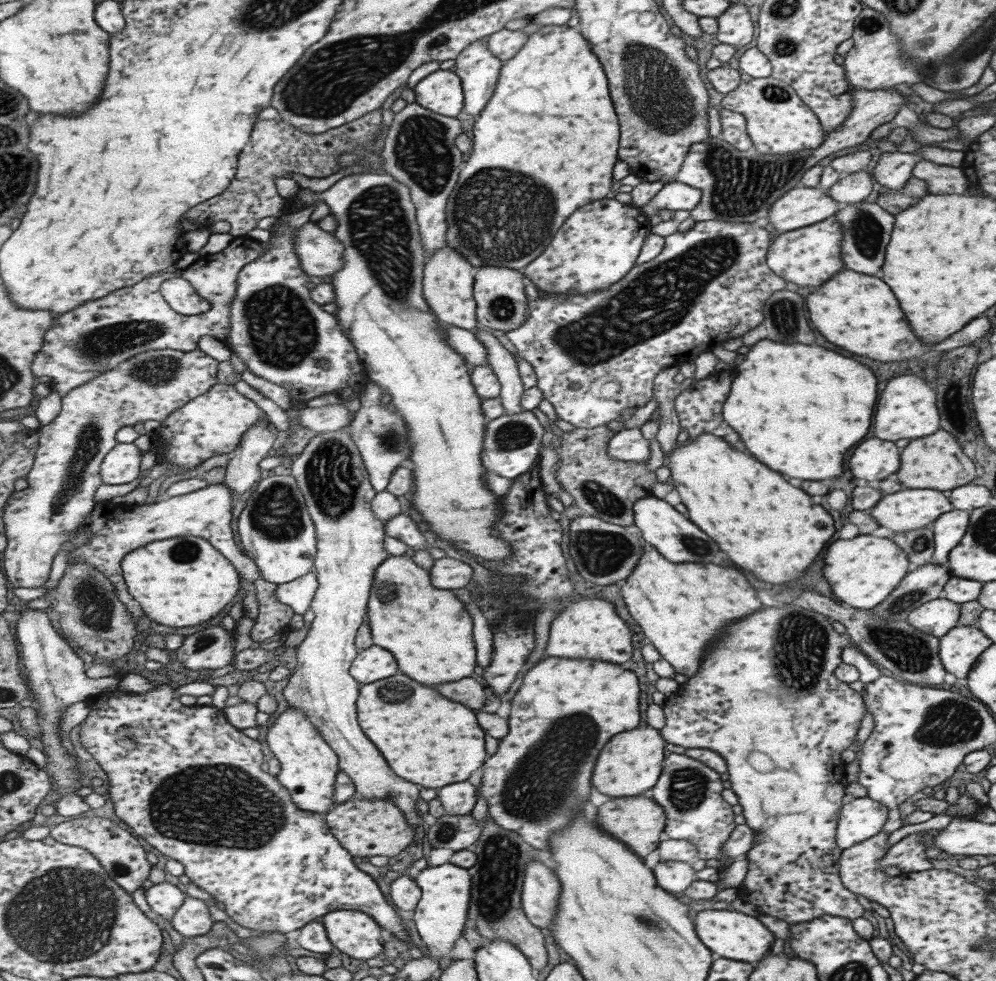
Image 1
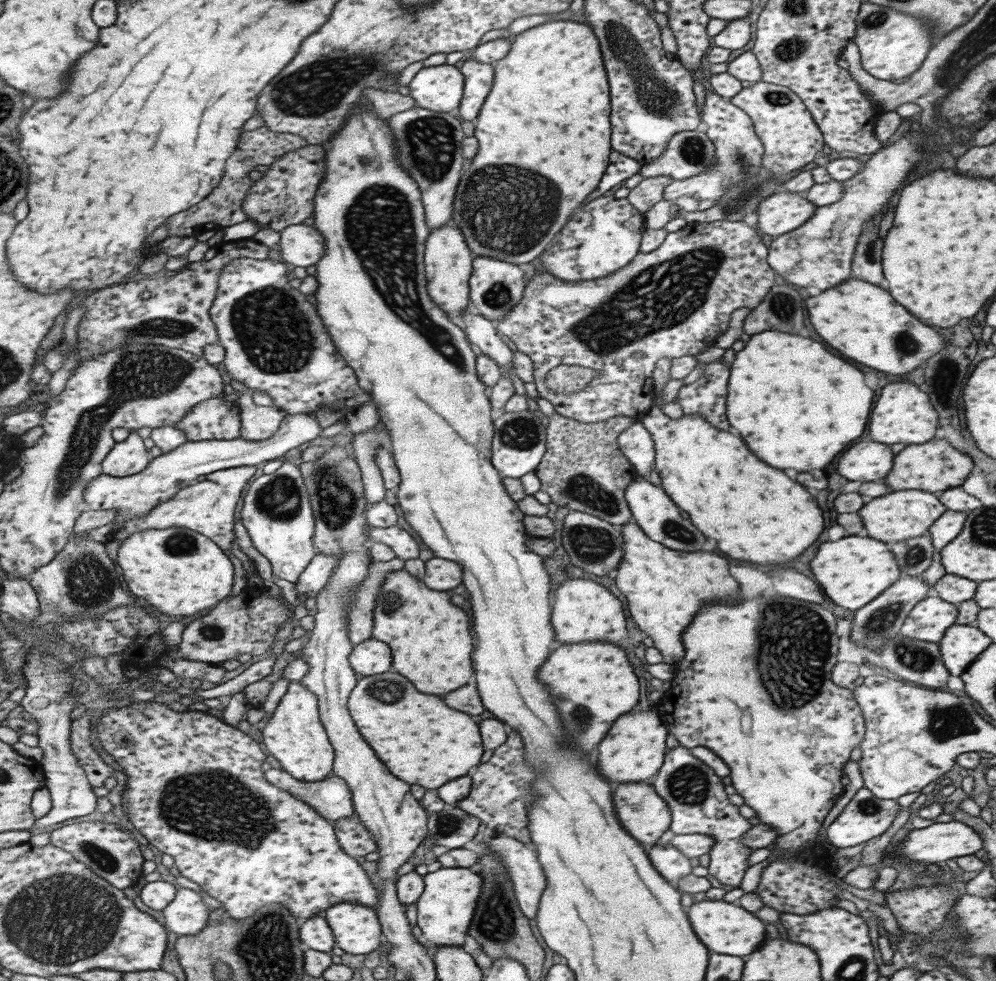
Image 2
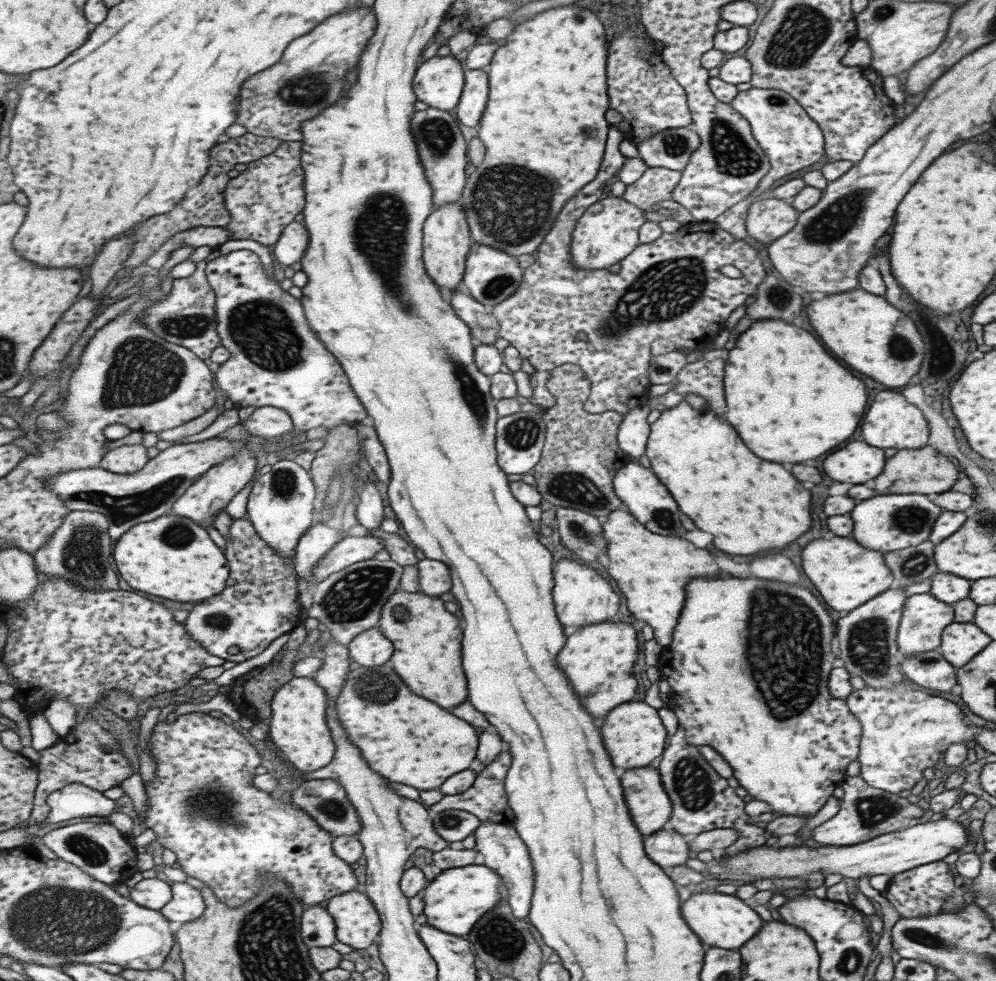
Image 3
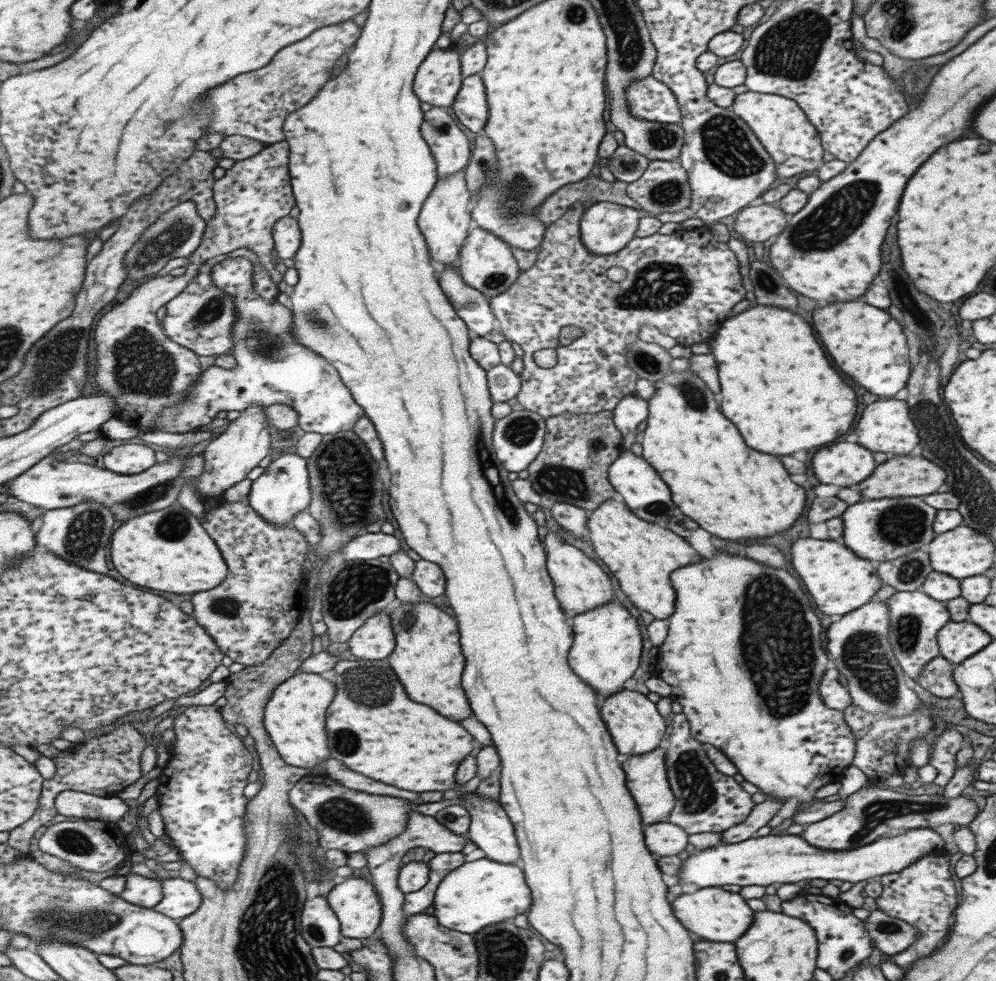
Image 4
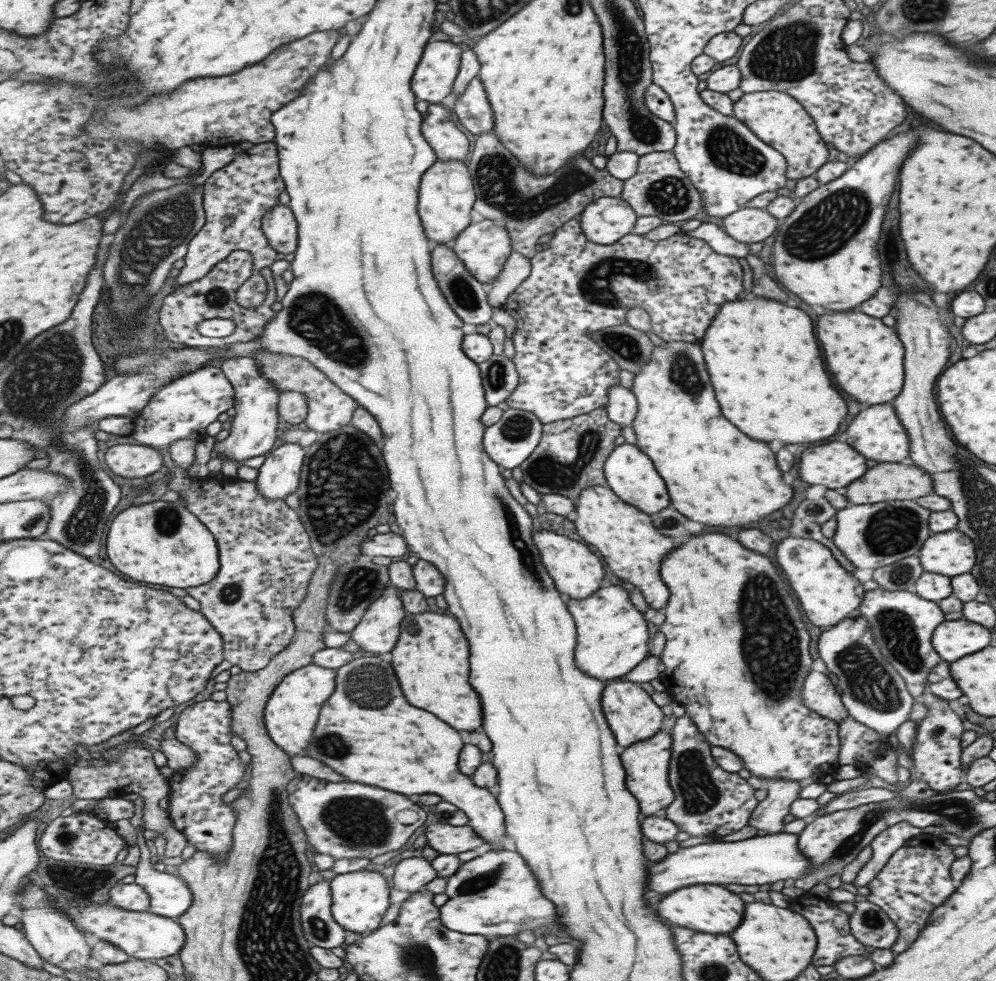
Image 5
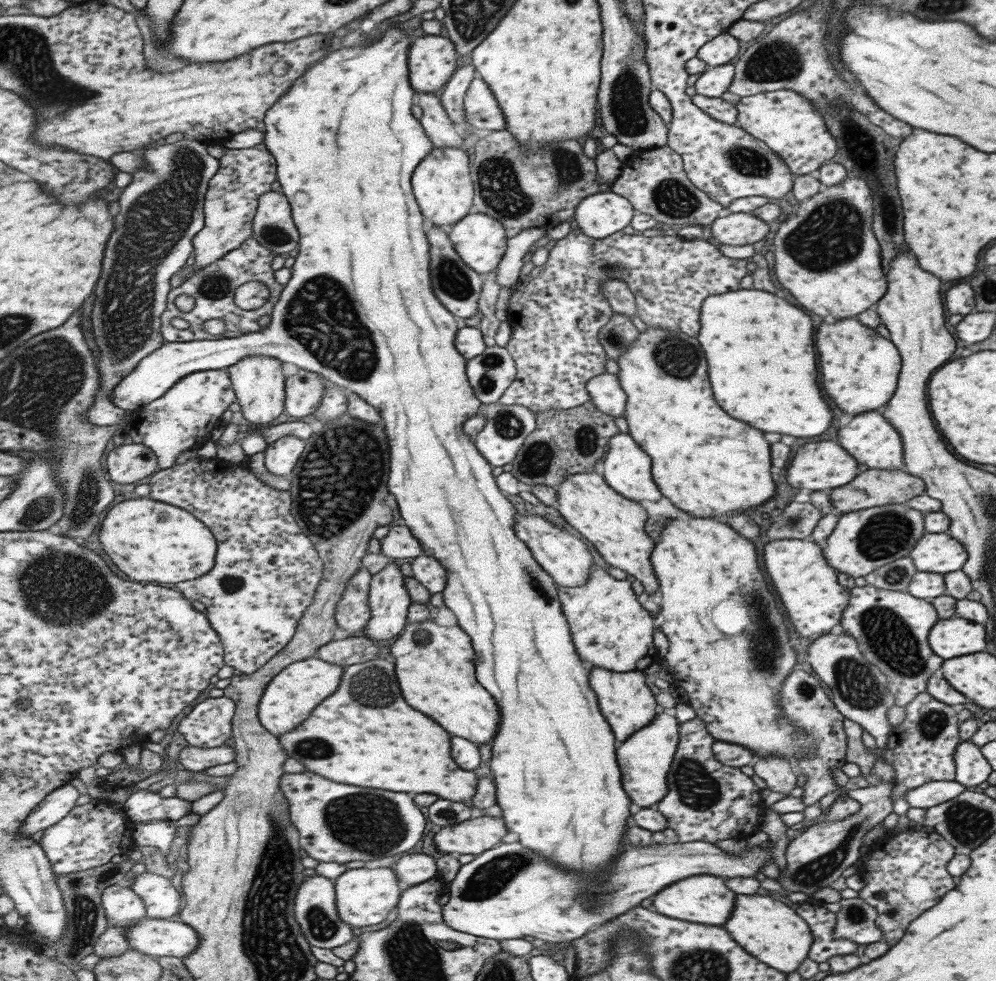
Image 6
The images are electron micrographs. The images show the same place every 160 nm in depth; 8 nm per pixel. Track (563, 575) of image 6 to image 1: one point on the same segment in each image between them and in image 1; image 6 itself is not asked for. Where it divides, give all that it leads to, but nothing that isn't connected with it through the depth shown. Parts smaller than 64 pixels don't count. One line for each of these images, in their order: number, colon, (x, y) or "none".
1: (587, 628)
2: (583, 610)
3: (582, 597)
4: (581, 585)
5: (577, 572)

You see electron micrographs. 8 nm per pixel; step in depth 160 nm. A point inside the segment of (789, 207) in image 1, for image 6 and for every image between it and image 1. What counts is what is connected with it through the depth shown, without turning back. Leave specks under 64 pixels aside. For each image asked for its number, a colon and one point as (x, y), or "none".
2: (782, 212)
3: (768, 219)
4: (754, 224)
5: (748, 225)
6: (732, 229)

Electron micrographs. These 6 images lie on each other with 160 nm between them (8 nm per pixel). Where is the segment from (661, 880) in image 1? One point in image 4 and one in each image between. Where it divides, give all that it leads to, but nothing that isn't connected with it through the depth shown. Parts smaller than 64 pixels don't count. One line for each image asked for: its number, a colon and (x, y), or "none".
2: (668, 861)
3: (667, 849)
4: (662, 838)

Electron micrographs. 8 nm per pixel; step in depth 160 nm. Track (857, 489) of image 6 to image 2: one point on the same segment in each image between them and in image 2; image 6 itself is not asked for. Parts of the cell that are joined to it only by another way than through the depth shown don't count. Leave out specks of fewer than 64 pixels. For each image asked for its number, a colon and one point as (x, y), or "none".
2: (934, 466)
3: (925, 471)
4: (901, 476)
5: (889, 481)

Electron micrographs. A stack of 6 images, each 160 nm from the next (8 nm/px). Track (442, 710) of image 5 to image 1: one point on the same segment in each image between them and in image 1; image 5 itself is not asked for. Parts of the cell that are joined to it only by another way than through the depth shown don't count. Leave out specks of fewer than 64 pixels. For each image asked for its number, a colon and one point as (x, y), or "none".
1: (404, 609)
2: (432, 643)
3: (428, 637)
4: (428, 657)

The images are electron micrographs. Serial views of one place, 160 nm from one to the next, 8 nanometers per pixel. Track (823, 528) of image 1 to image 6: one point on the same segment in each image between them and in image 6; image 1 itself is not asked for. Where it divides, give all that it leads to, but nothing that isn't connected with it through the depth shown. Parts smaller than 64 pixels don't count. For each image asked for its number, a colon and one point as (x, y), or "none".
2: (755, 512)
3: (748, 505)
4: (734, 492)
5: (714, 474)
6: (707, 463)

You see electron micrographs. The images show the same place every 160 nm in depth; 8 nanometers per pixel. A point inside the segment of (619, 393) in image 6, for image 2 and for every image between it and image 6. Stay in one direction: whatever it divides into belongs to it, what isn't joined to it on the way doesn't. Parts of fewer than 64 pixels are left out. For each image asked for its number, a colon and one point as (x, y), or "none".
2: (634, 442)
3: (631, 435)
4: (631, 410)
5: (621, 407)

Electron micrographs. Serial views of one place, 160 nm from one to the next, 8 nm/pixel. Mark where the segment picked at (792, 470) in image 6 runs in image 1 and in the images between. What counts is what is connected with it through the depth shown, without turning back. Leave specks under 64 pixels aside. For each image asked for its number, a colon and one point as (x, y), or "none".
1: (873, 459)
2: (865, 461)
3: (856, 462)
4: (843, 464)
5: (834, 465)

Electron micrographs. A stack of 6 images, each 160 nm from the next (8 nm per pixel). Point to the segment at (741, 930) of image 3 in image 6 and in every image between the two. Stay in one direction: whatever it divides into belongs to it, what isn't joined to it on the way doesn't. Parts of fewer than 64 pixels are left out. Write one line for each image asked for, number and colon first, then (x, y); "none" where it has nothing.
4: (713, 914)
5: (712, 909)
6: (704, 899)

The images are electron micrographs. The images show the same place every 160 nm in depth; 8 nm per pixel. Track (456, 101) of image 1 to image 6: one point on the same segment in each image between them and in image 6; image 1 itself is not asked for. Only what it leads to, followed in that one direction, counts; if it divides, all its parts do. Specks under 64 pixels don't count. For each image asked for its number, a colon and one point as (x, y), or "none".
2: (440, 88)
3: (439, 83)
4: (439, 80)
5: (435, 77)
6: (433, 60)

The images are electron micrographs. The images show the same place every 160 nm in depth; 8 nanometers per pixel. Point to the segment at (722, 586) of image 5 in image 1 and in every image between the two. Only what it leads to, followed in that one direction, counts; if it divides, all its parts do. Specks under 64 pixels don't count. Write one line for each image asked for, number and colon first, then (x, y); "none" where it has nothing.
1: (764, 698)
2: (754, 686)
3: (788, 742)
4: (764, 714)

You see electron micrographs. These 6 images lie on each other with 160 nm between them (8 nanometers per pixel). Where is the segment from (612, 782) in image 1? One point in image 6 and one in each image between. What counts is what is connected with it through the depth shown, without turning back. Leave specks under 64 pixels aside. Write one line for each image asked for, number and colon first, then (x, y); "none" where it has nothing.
2: (634, 749)
3: (636, 736)
4: (638, 727)
5: (634, 717)
6: (625, 700)

